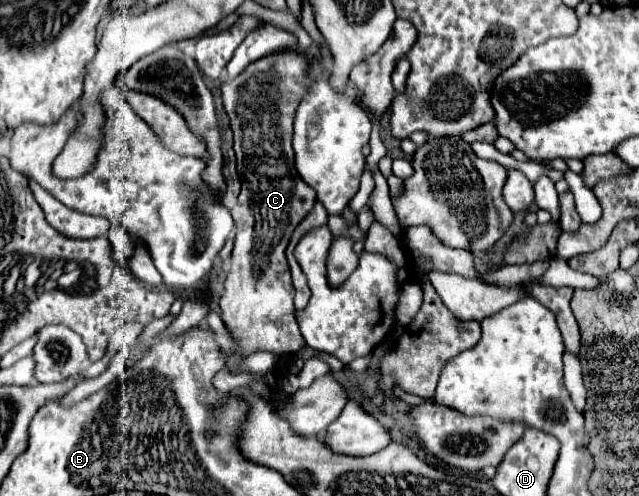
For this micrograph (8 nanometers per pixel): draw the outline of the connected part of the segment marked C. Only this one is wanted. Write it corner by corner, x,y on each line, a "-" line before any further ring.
302,48
278,50
278,54
268,54
252,62
238,78
222,84
222,100
234,132
234,152
242,190
232,208
236,240
220,308
242,356
268,350
282,358
296,354
304,346
294,316
294,286
284,250
292,230
316,202
314,190
310,190
294,170
292,150
292,122
296,108
312,86
312,60
314,58

